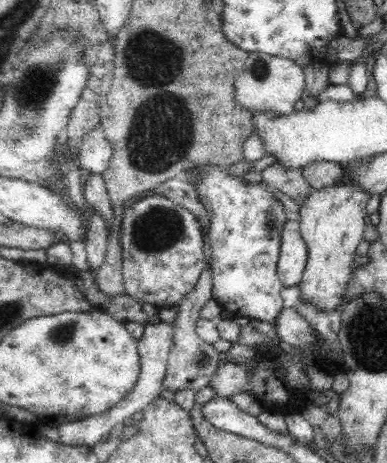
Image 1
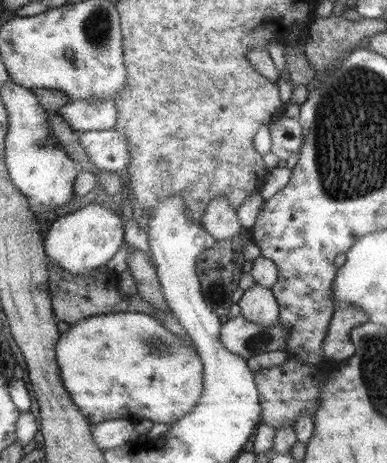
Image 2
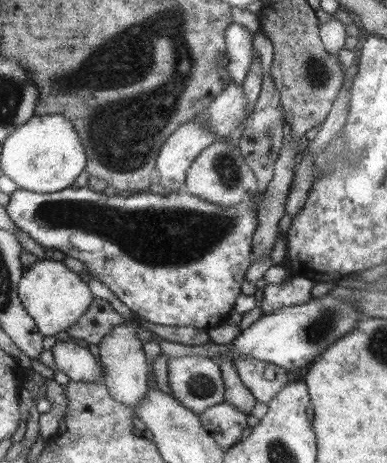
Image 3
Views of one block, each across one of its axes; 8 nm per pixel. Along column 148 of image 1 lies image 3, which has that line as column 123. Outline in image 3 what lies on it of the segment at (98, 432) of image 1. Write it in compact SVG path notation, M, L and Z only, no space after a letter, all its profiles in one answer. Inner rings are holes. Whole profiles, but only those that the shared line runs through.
M123 322L121 326L115 326L107 338L103 338L97 346L99 346L99 360L103 364L103 382L111 394L111 398L115 398L117 402L133 408L141 398L145 398L147 392L147 362L145 362L145 354L143 354L143 342L139 342L137 332L143 326L139 322Z

